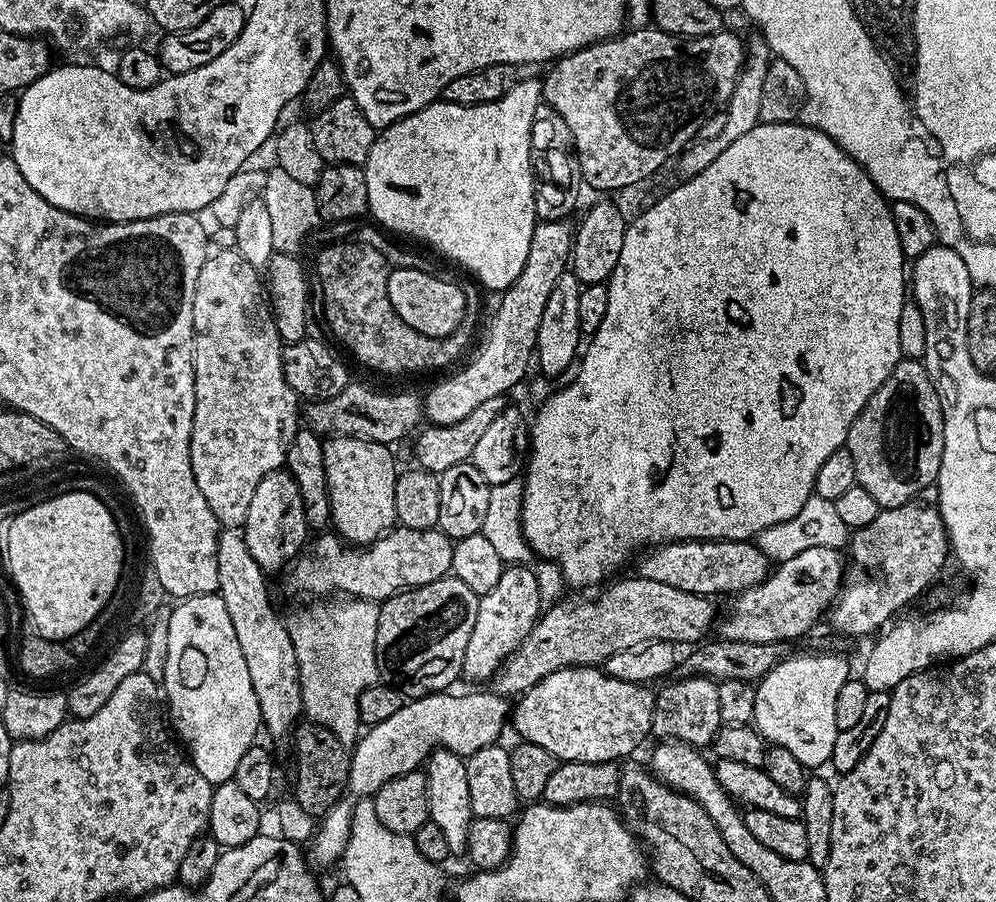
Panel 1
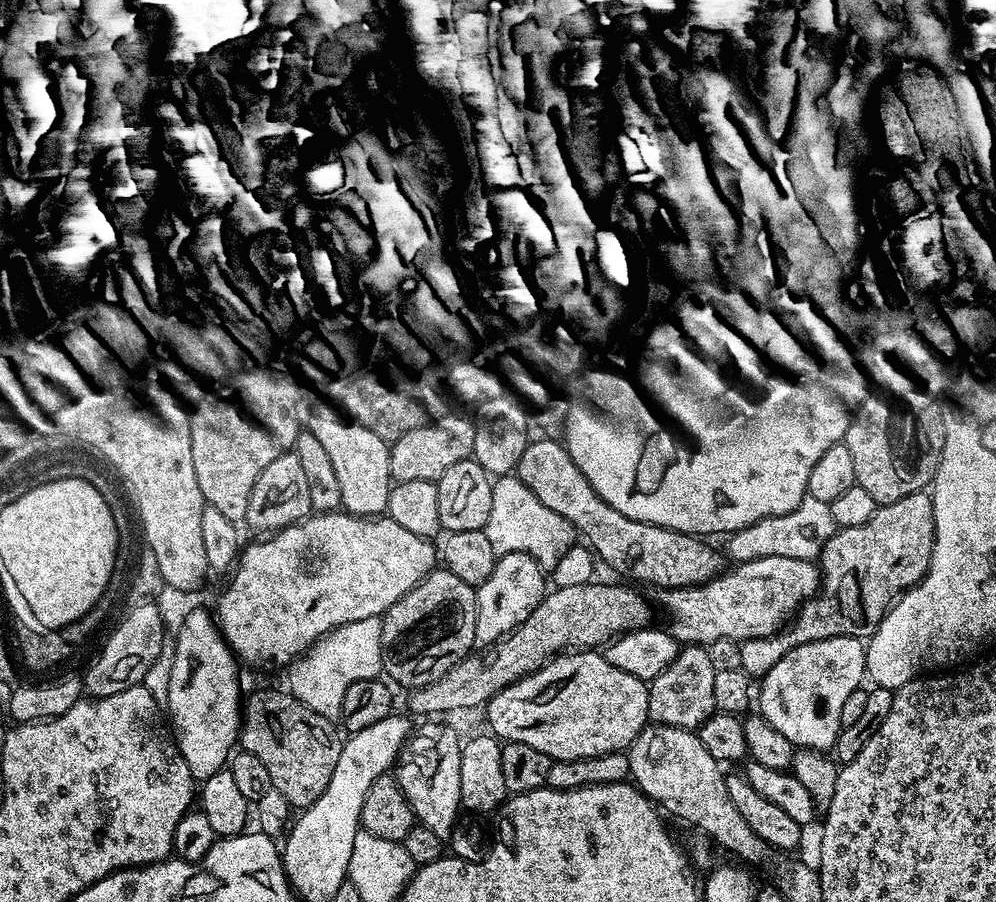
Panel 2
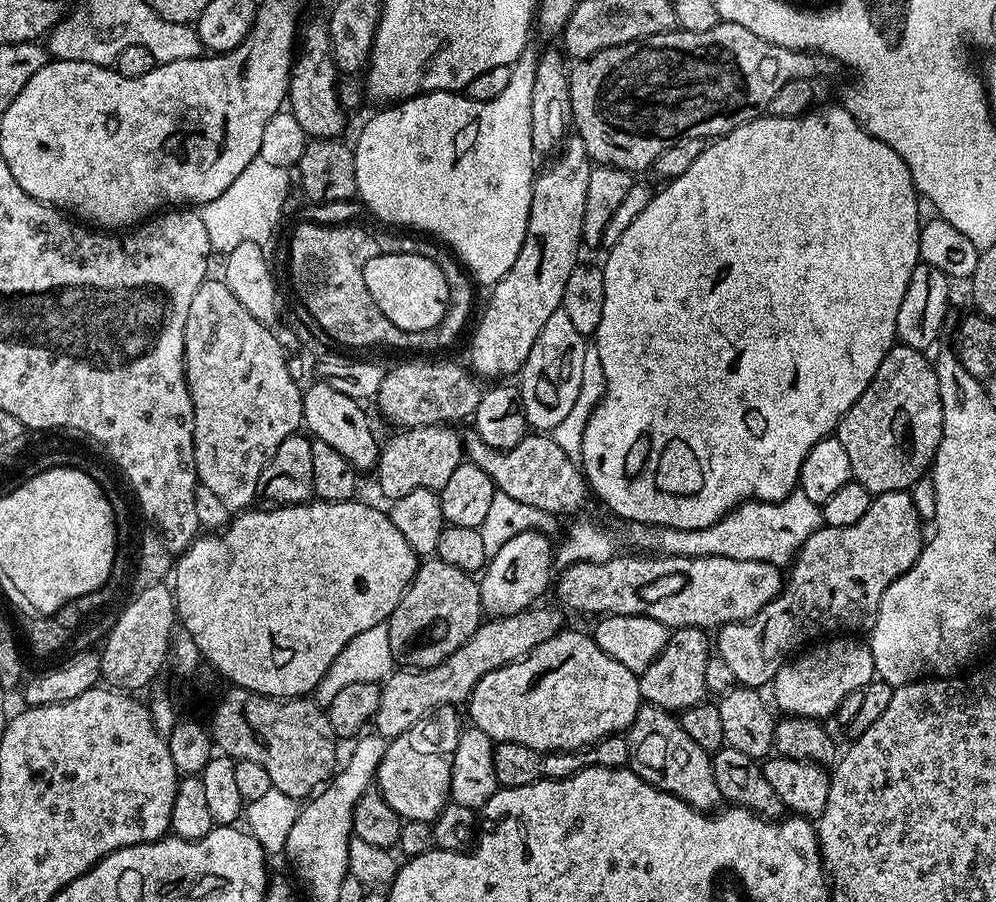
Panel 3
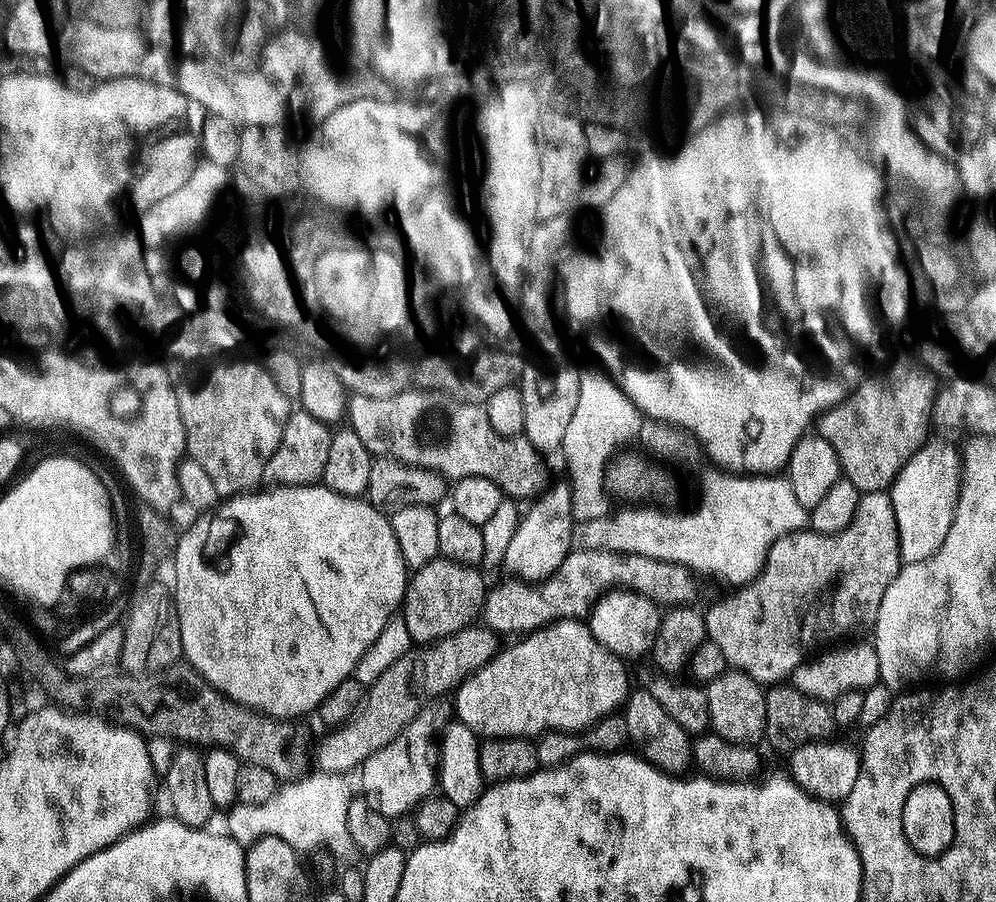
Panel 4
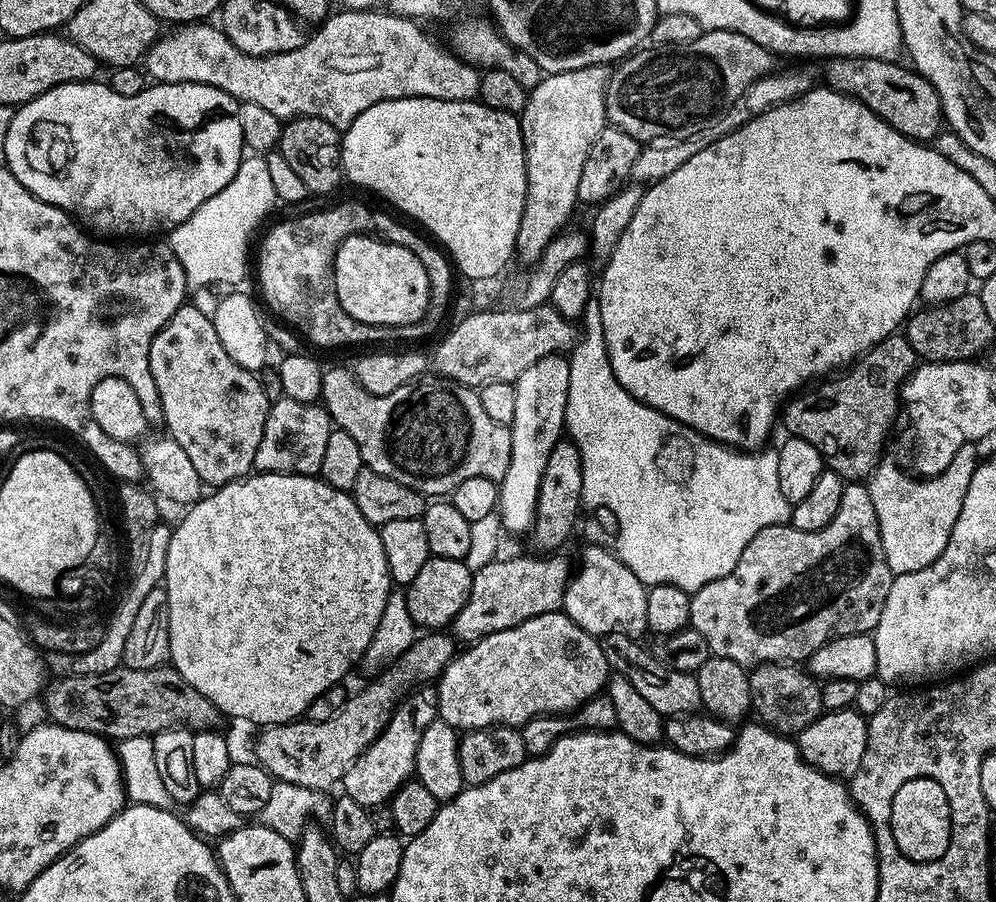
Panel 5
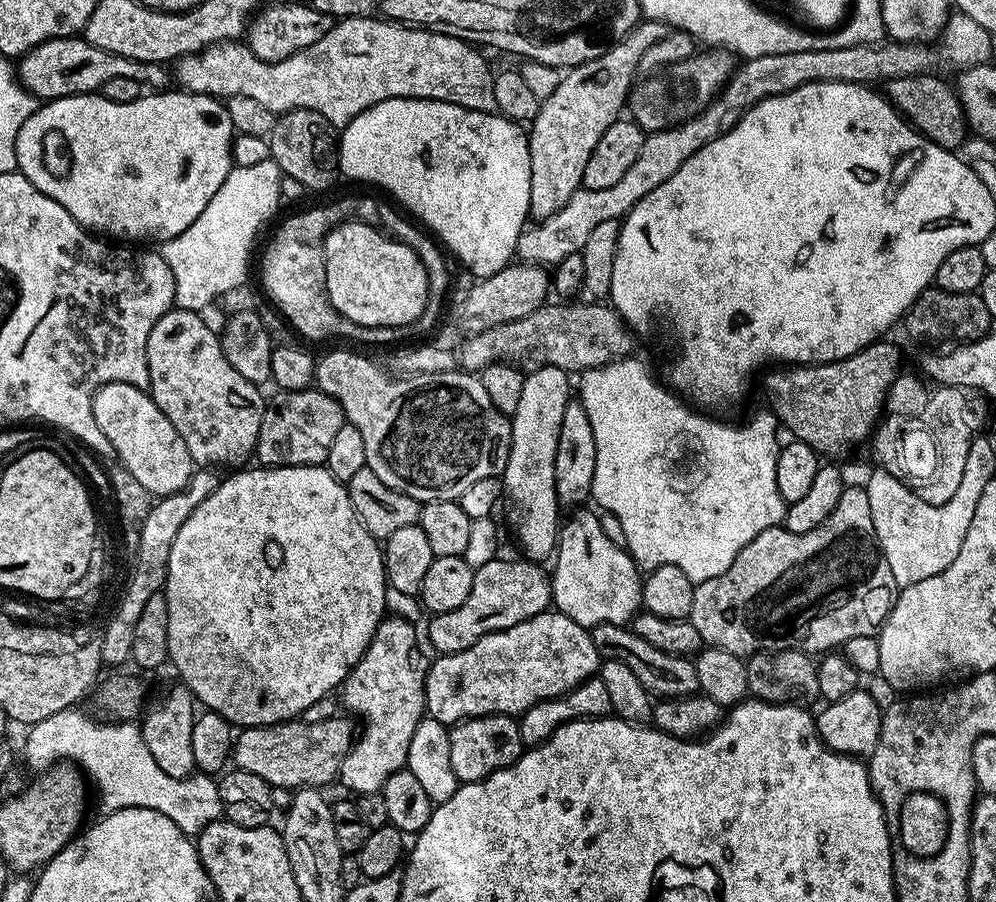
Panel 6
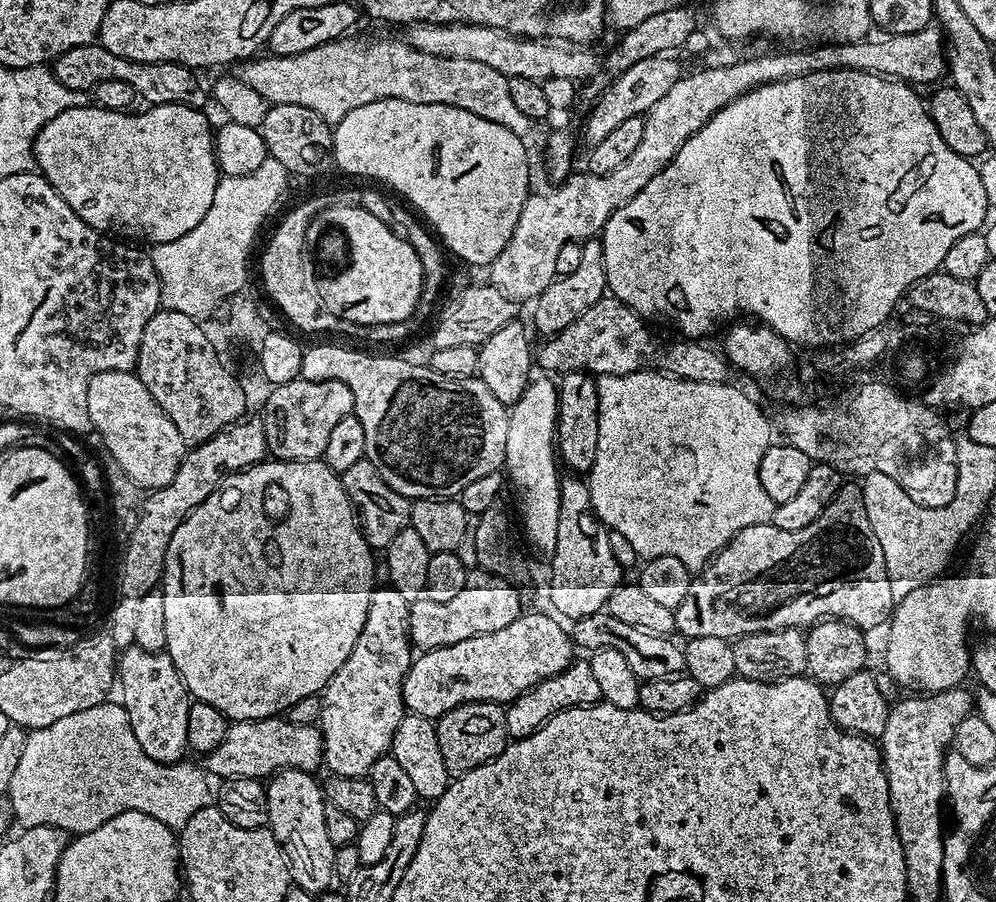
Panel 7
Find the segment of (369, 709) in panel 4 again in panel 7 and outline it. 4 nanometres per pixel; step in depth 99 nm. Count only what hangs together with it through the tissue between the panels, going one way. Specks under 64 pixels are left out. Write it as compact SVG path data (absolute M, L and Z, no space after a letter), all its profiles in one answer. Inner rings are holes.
M271 716L265 720L237 720L229 723L226 730L226 738L214 746L203 757L202 764L209 777L232 780L236 776L260 780L271 777L273 774L289 768L290 770L302 770L303 772L315 773L316 767L321 767L324 755L324 738L316 724L295 724L280 716Z

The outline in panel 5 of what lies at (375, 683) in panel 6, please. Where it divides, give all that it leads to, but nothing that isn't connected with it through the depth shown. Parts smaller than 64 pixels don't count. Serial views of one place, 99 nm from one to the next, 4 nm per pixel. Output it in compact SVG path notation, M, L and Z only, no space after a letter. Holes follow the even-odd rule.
M421 694L413 695L405 699L392 713L392 720L388 723L383 734L376 739L350 766L350 770L342 781L343 791L363 808L375 810L379 804L387 805L391 798L404 784L413 779L416 771L416 755L418 754L418 742L430 726L432 720L437 719L438 708Z

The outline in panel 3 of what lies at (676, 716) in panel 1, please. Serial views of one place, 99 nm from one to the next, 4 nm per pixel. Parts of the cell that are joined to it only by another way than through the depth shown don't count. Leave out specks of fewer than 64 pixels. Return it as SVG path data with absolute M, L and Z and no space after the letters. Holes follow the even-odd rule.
M677 628L669 635L668 642L662 654L650 662L650 666L644 672L639 673L640 699L645 705L662 708L668 713L679 714L688 708L693 708L705 703L710 693L706 686L706 662L709 656L713 655L714 644L709 633L703 628Z

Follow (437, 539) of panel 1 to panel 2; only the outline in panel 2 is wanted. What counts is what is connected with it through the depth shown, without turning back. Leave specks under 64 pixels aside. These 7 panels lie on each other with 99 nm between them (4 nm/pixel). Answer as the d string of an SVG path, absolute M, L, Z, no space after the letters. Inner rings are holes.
M343 510L318 512L309 516L307 520L303 520L300 524L291 524L280 532L265 535L263 538L256 538L256 541L249 548L247 545L241 551L240 558L236 561L236 567L230 576L232 581L225 586L224 593L216 600L214 619L220 625L220 632L224 636L224 641L228 643L228 647L231 648L241 665L249 664L252 668L272 668L275 664L288 666L297 658L303 656L326 633L332 632L338 626L358 622L362 618L370 618L371 616L383 617L384 613L390 610L390 606L394 606L394 602L398 602L398 598L402 598L407 592L414 590L414 586L423 582L434 571L437 564L438 548L432 540L427 540L418 534L413 534L410 530L405 530L386 514L373 518L370 516L351 516L350 513Z

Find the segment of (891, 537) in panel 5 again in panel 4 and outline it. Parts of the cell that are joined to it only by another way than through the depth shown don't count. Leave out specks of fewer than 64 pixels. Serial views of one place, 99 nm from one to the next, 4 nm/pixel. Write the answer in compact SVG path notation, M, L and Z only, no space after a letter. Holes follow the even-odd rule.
M931 435L928 440L911 456L906 466L899 471L895 481L888 489L891 504L894 506L896 525L899 530L899 548L901 561L912 563L930 557L949 533L953 510L956 508L957 494L960 492L960 467L963 457L959 451L949 451L949 441L944 437ZM914 494L922 494L928 504L934 504L936 498L942 498L942 510L922 510L914 512Z

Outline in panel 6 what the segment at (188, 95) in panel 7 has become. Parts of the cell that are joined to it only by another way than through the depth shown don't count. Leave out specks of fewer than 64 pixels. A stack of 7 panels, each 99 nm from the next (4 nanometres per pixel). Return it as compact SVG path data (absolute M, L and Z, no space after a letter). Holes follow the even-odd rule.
M79 35L63 36L34 46L18 60L18 79L27 92L37 98L80 96L84 92L99 93L110 78L134 78L152 90L160 90L170 80L164 64L143 64L118 54L110 54ZM44 96L44 97L43 97Z

